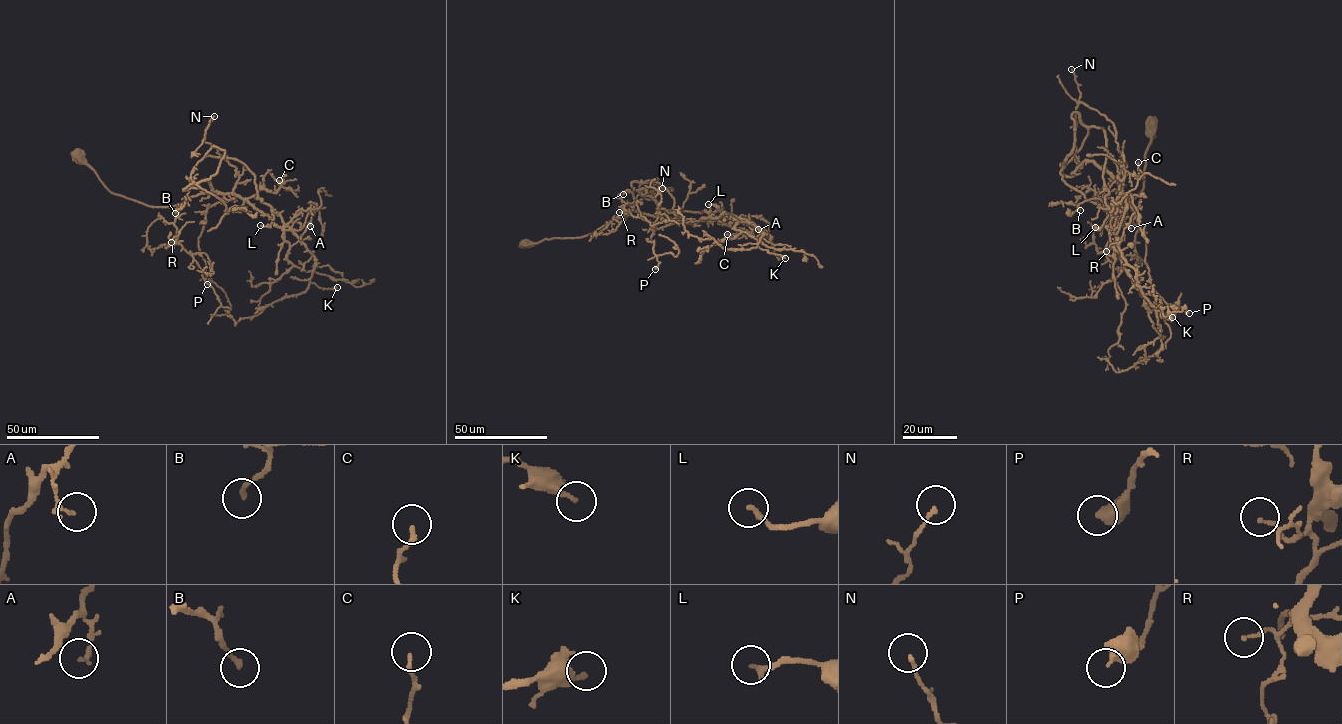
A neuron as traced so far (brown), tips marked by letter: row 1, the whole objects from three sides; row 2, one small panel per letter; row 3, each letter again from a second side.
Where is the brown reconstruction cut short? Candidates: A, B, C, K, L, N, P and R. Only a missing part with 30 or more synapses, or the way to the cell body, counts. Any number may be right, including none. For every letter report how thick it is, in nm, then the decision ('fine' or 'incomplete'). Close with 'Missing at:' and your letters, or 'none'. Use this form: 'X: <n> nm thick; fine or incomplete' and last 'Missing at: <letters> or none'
A: 130 nm thick; fine
B: 160 nm thick; fine
C: 150 nm thick; fine
K: 240 nm thick; fine
L: 220 nm thick; fine
N: 120 nm thick; fine
P: 440 nm thick; fine
R: 130 nm thick; fine
Missing at: none

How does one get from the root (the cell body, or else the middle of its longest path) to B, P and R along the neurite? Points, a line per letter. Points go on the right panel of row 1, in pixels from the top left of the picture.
B: (1152, 125), (1143, 189), (1128, 200), (1089, 189), (1073, 203), (1080, 210)
P: (1152, 125), (1143, 189), (1128, 200), (1104, 195), (1117, 179), (1144, 234), (1151, 286), (1168, 304), (1189, 313)
R: (1152, 125), (1148, 124), (1150, 144), (1145, 156), (1143, 189), (1131, 199), (1106, 199), (1113, 223), (1106, 251)

